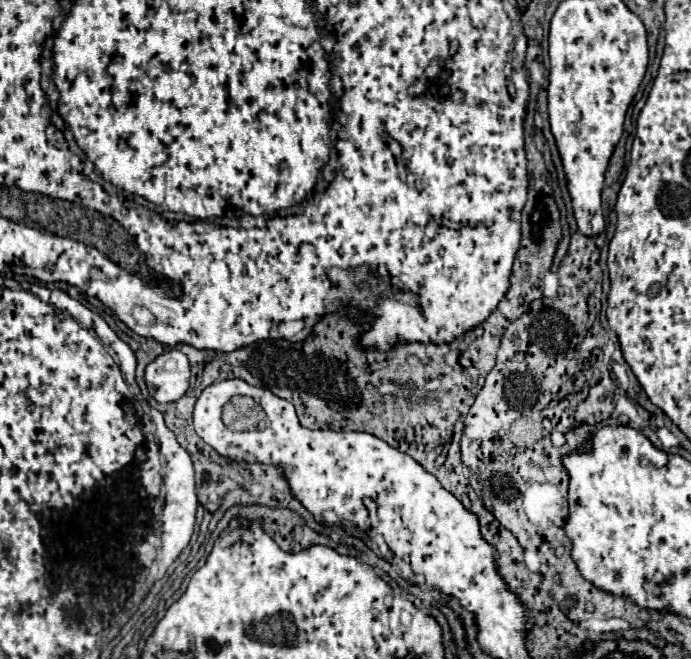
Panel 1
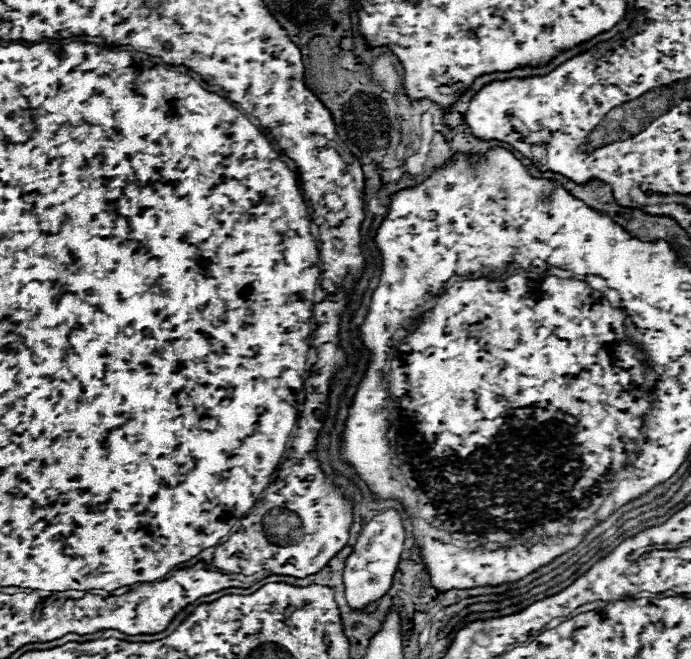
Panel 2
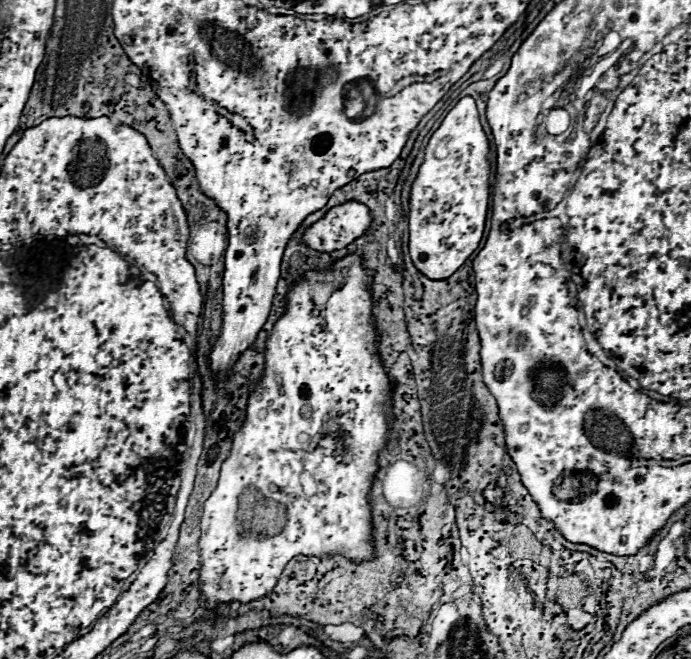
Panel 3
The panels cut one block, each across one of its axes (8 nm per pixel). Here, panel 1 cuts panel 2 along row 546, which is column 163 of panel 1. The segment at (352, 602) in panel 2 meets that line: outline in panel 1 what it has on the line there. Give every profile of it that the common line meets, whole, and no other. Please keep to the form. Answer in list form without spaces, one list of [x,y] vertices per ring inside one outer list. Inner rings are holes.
[[[172,348],[156,356],[144,370],[144,380],[150,396],[156,402],[168,404],[182,398],[190,386],[190,364],[188,358]]]

